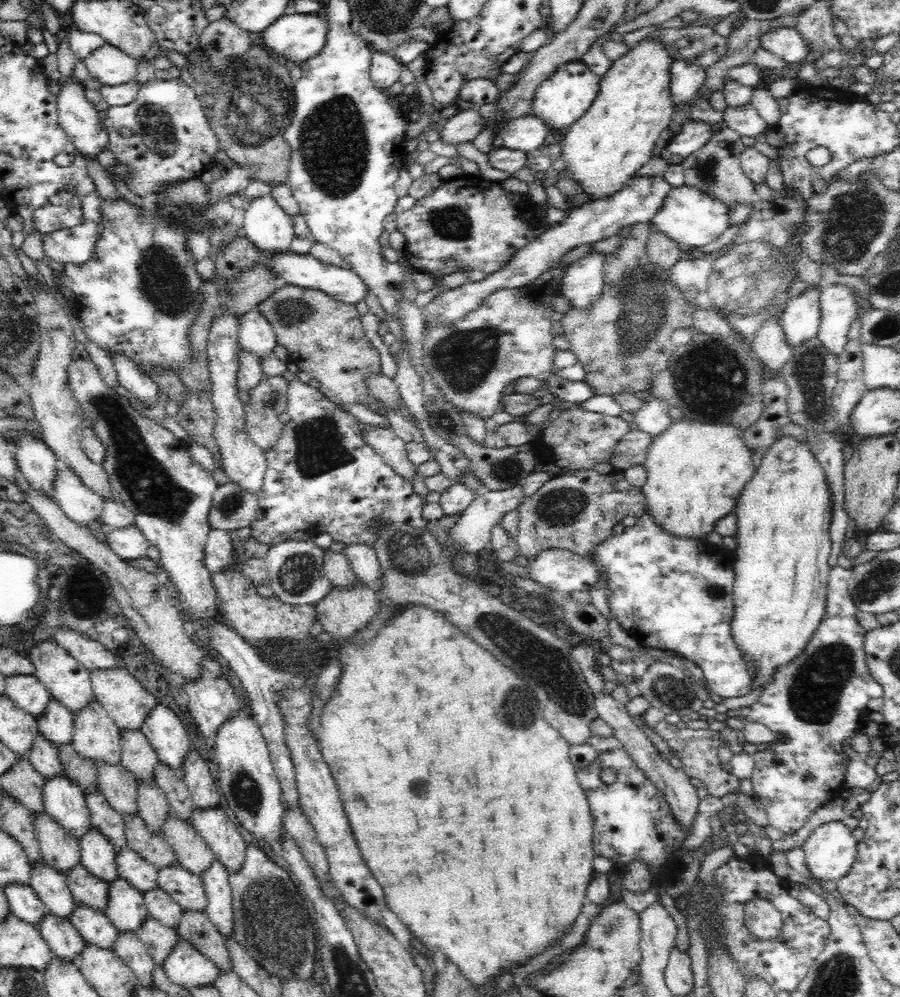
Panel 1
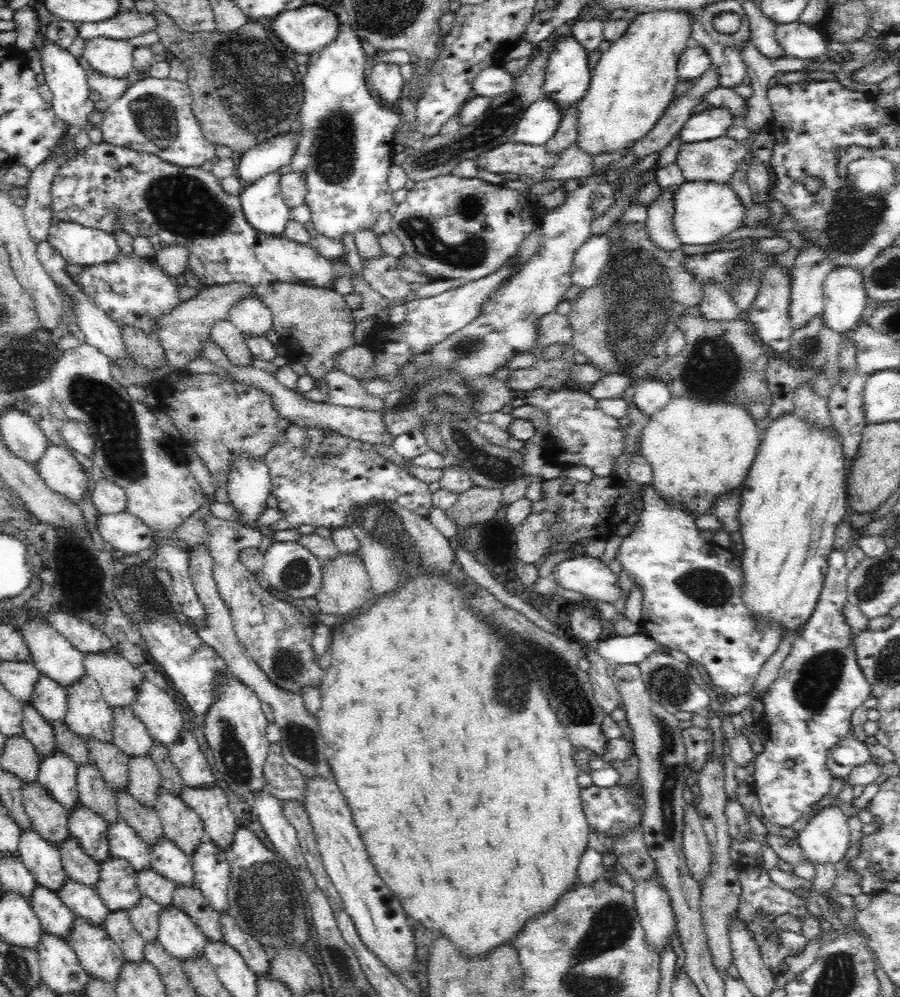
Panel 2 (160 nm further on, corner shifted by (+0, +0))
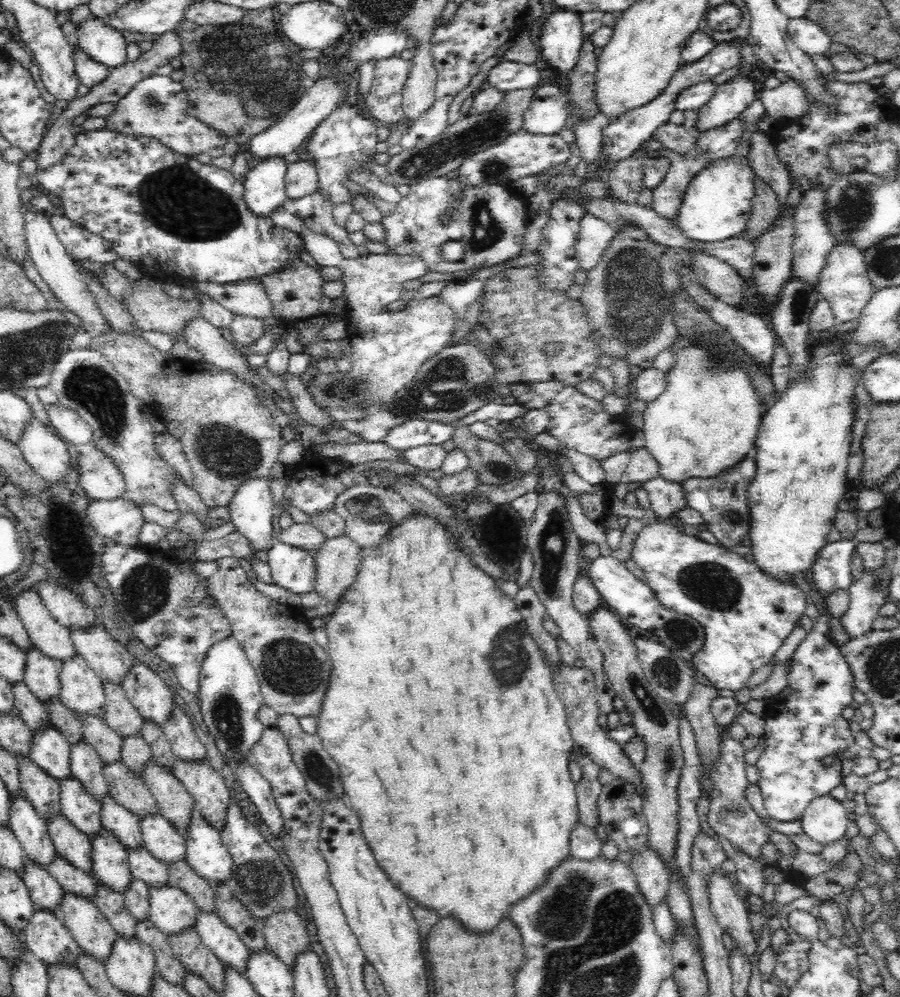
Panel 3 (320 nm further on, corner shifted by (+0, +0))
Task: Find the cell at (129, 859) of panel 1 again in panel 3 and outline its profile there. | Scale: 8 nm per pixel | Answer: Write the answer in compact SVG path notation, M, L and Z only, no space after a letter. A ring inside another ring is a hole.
M112 795L101 798L101 821L104 828L118 837L126 850L145 846L138 815L118 804Z

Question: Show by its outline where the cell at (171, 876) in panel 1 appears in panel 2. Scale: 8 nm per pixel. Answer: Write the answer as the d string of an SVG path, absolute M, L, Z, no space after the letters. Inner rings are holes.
M168 837L156 841L149 852L151 867L160 875L177 885L194 885L194 869L188 855Z

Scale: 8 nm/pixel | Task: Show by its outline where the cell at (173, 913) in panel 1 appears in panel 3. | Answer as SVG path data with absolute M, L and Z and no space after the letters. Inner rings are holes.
M146 847L127 850L132 876L143 880L149 887L160 888L168 883L169 864L152 856Z

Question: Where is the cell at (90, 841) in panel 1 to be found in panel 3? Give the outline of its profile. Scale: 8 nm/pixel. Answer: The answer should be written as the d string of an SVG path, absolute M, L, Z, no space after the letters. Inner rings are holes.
M72 775L61 783L61 812L80 832L92 840L103 827L101 821L101 802L96 801L84 790L82 783Z

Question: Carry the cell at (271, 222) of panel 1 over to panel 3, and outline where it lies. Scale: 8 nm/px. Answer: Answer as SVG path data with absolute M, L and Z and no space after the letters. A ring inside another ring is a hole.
M266 157L245 174L244 198L252 213L271 218L273 210L283 206L288 165L284 157Z

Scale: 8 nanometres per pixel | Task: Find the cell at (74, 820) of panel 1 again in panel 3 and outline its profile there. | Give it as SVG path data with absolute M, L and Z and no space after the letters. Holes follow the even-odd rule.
M52 725L33 732L29 757L58 782L72 775L70 753L70 743Z

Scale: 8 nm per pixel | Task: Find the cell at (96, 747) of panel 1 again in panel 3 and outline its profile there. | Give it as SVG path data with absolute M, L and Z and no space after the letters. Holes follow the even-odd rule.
M80 653L62 663L57 696L66 708L82 718L96 716L104 720L106 695L102 679L90 668Z

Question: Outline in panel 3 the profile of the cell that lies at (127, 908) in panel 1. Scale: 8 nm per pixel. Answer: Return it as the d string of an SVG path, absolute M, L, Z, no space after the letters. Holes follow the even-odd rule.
M103 826L91 840L91 849L94 879L116 892L125 894L133 877L126 847L112 831Z

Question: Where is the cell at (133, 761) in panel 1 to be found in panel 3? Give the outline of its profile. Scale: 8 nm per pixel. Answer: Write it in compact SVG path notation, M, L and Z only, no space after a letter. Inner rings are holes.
M108 681L103 687L106 695L104 721L123 739L140 736L144 718L126 696L122 685Z

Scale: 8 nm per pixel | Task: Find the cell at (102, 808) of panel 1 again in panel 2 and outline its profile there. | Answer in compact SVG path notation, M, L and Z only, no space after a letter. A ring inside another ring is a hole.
M96 763L77 766L77 789L80 803L97 812L108 824L117 821L119 812L116 792L108 787Z

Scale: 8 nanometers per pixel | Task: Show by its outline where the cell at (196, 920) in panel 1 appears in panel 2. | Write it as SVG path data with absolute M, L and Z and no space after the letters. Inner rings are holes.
M177 885L173 892L172 904L180 908L200 928L207 940L223 941L219 920L221 914L212 908L197 886Z

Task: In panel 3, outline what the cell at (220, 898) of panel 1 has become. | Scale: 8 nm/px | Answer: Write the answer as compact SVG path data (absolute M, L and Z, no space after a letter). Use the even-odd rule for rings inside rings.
M194 809L188 827L185 859L192 869L214 887L224 884L231 875L233 858L224 846L220 831L212 827L200 811Z

